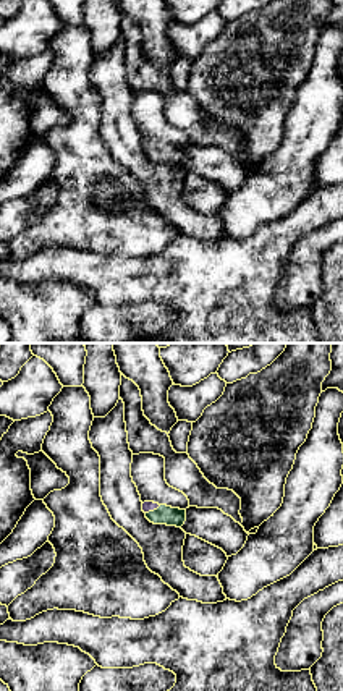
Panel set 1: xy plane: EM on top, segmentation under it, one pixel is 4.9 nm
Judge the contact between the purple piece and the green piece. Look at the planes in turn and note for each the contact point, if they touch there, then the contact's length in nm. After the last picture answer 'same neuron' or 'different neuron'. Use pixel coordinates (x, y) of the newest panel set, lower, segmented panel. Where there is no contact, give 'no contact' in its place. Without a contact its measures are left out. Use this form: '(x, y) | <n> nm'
(152, 510) | 90 nm

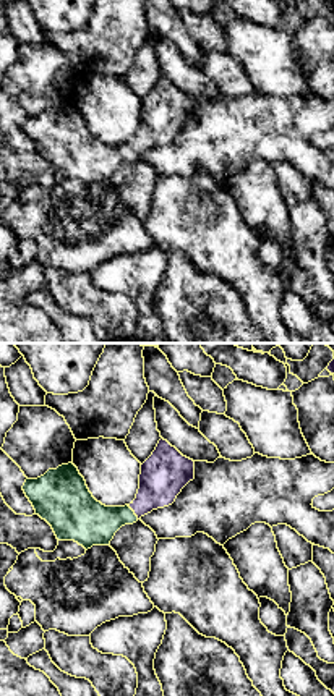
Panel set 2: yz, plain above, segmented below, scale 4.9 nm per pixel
(133, 510) | 90 nm

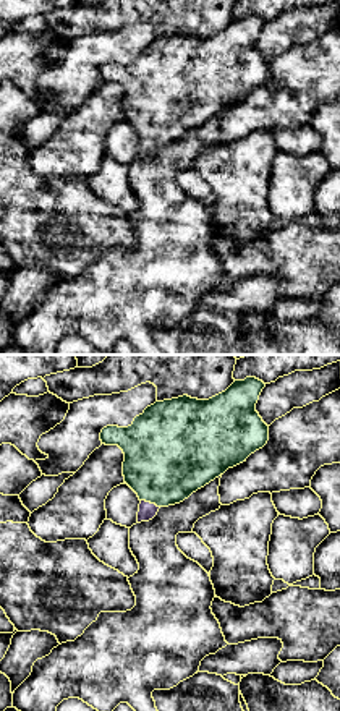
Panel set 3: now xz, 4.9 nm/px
(151, 504) | 100 nm

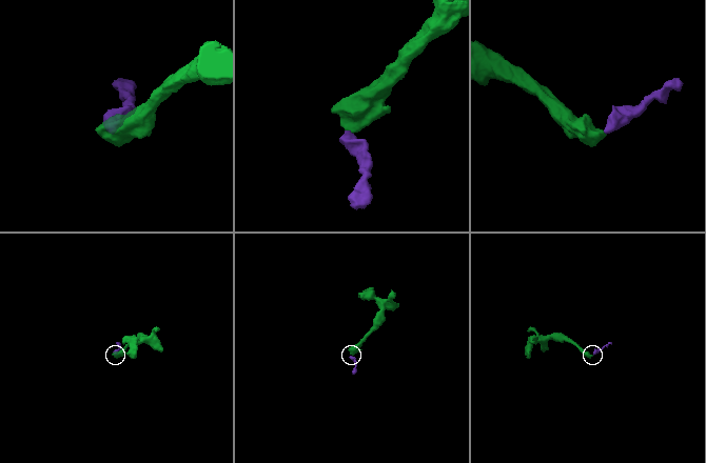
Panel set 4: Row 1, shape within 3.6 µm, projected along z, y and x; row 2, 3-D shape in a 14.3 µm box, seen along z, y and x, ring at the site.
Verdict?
same neuron

